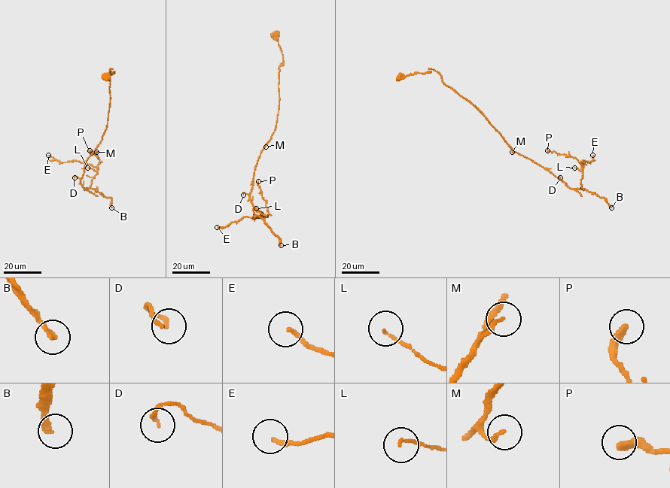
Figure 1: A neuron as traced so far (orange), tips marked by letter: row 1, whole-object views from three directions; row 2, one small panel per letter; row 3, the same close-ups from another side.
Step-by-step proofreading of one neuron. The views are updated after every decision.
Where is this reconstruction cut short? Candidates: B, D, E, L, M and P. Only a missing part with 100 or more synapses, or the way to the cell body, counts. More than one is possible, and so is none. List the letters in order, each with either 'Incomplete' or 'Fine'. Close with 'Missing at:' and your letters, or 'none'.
B: Incomplete
D: Fine
E: Fine
L: Fine
M: Fine
P: Fine
Missing at: B

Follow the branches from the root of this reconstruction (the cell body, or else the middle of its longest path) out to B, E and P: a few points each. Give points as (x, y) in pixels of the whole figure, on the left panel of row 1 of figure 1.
B: (108, 78), (114, 73), (112, 69), (107, 126), (86, 161), (80, 183), (110, 197), (111, 207)
E: (108, 78), (112, 69), (107, 126), (80, 179), (84, 189), (89, 186), (96, 168), (60, 162), (48, 155)
P: (108, 78), (112, 69), (107, 126), (86, 161), (80, 179), (84, 189), (99, 162), (89, 150)

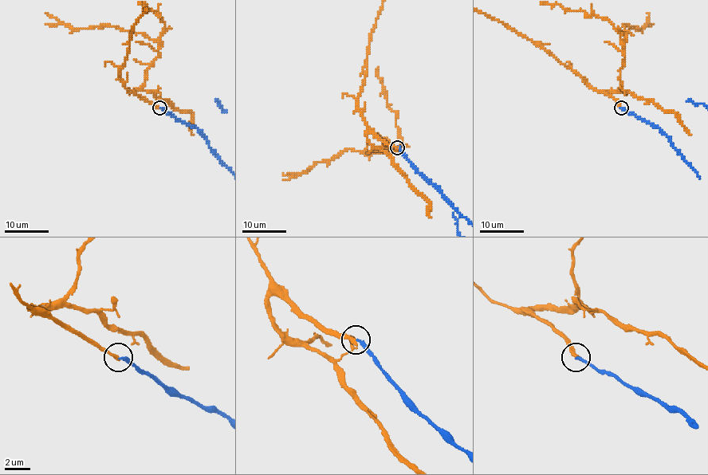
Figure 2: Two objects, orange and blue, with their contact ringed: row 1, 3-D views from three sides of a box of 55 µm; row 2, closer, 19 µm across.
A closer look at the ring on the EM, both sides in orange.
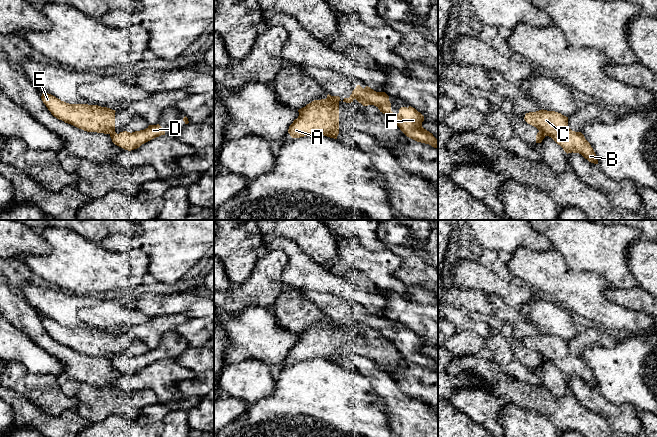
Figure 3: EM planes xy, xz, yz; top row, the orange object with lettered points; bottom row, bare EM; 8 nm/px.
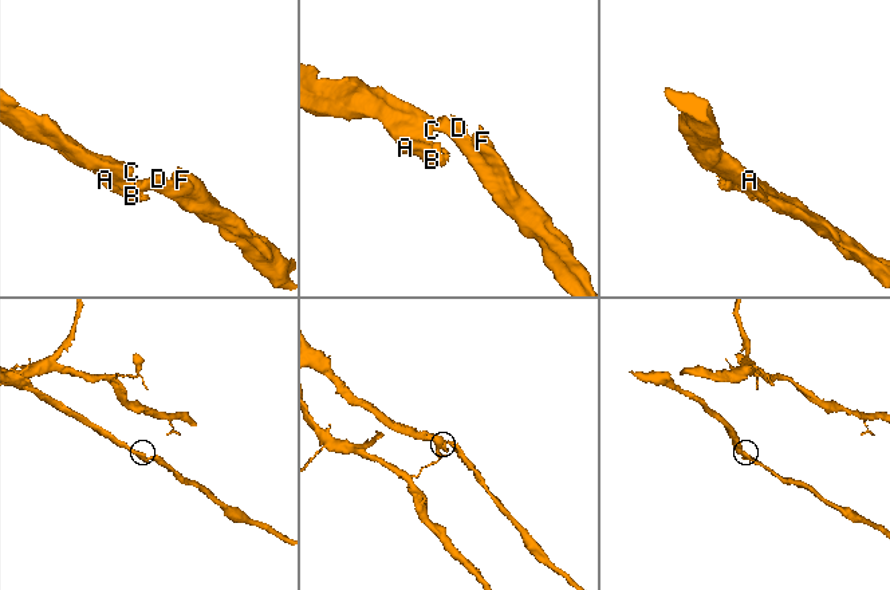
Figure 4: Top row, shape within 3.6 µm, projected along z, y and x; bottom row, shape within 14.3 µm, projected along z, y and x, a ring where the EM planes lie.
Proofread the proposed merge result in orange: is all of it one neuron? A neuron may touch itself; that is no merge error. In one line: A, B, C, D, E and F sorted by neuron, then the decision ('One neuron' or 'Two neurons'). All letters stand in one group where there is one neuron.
Groups: A B C E / D F. Two neurons

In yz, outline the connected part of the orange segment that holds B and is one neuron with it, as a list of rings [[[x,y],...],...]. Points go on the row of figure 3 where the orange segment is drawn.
[[[539,110],[525,114],[525,121],[551,137],[568,153],[579,153],[589,162],[598,164],[597,156],[581,132],[572,131],[568,117],[555,111]]]

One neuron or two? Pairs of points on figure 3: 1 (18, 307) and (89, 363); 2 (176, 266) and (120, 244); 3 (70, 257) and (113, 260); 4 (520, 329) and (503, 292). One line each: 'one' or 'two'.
1: one
2: one
3: one
4: two

